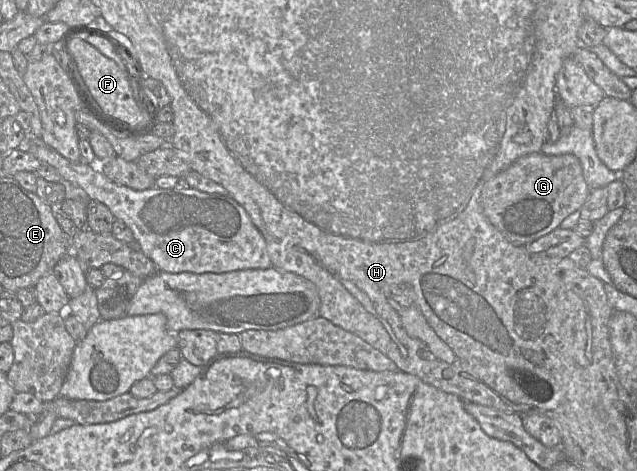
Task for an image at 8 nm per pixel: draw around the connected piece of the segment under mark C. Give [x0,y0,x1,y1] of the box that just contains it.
[20,141,272,273]

